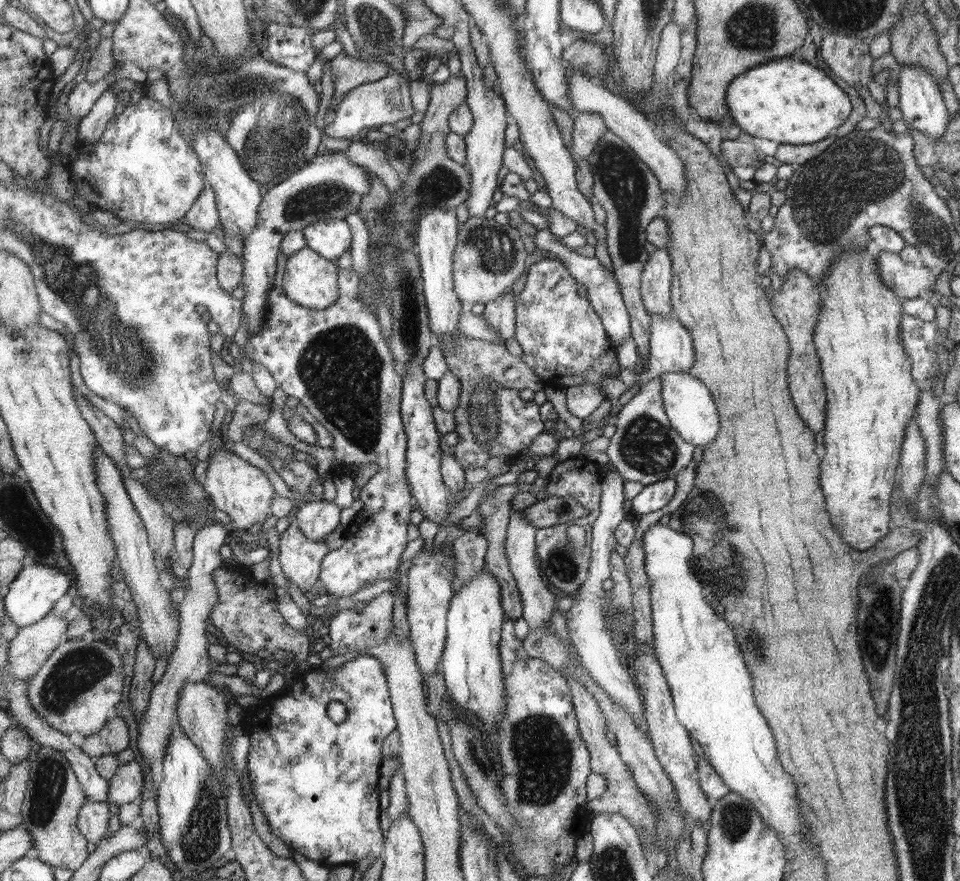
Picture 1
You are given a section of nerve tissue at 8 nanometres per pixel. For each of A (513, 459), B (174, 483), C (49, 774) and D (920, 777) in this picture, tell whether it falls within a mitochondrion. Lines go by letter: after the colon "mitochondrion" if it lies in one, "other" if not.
A: other
B: mitochondrion
C: mitochondrion
D: mitochondrion

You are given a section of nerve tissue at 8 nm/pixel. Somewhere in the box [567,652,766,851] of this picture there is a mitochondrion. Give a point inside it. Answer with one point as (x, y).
(734, 820)

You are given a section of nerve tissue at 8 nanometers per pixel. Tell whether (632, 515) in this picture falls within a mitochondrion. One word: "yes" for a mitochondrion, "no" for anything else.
no

